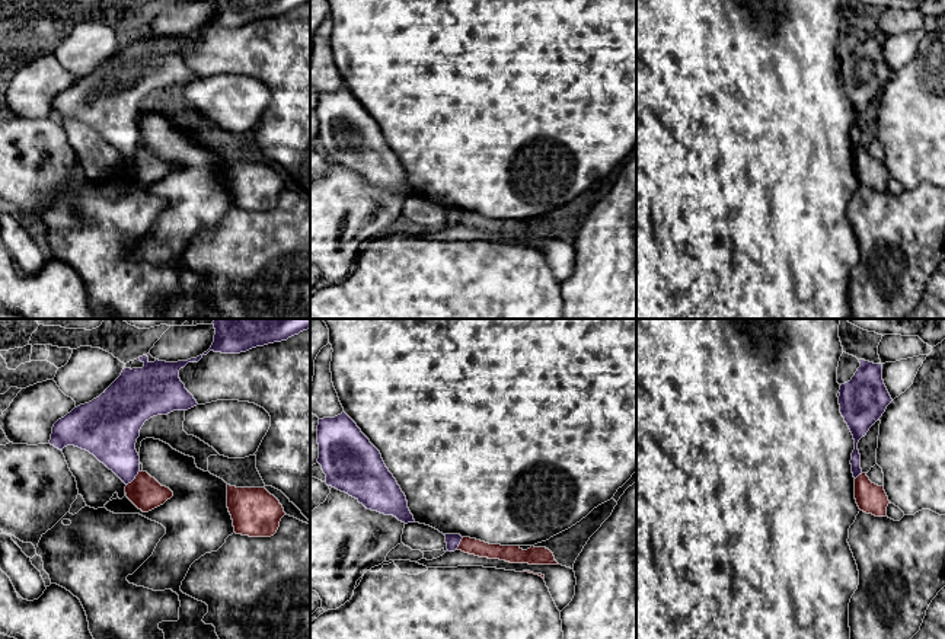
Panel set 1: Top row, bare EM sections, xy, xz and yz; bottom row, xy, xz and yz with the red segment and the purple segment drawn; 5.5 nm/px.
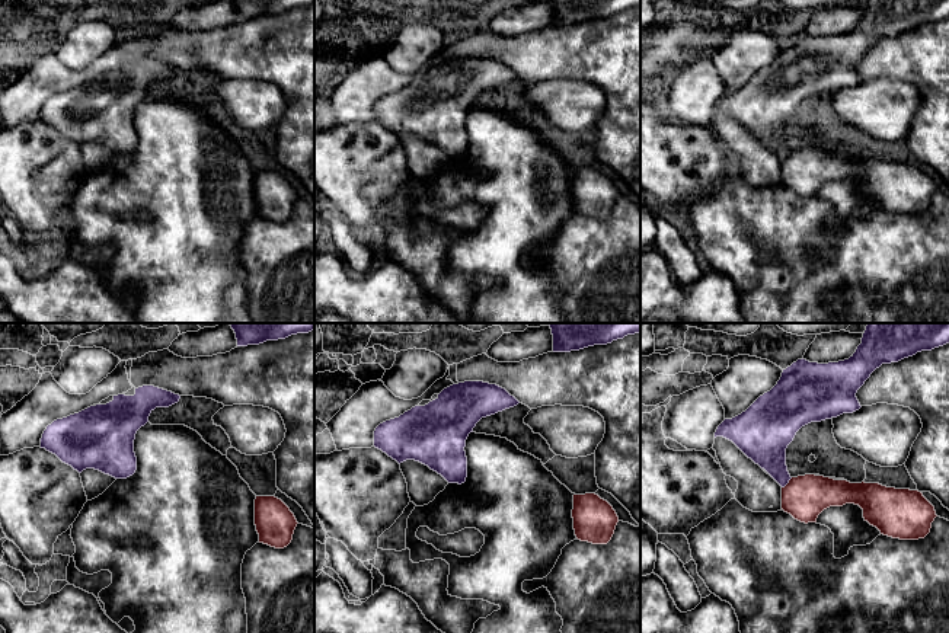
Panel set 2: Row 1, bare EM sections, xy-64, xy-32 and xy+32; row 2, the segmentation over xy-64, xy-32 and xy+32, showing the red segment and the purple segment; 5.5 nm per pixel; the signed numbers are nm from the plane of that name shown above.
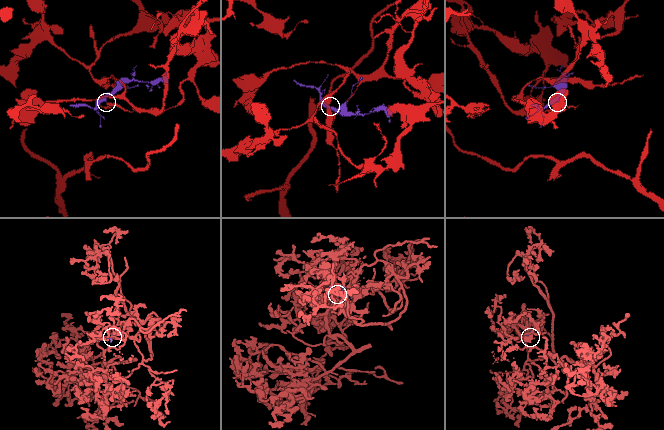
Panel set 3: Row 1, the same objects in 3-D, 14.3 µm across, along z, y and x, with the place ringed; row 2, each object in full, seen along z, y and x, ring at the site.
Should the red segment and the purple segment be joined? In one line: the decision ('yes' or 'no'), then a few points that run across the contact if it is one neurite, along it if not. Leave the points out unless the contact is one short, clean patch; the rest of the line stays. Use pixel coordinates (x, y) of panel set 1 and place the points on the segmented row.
no; line xy (139, 470), (127, 485)

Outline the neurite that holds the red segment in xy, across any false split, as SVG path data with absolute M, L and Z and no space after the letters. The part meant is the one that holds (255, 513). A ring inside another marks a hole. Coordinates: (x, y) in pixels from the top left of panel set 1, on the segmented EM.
M227 485L227 508L236 534L271 537L285 515L280 501L265 488L236 488Z

